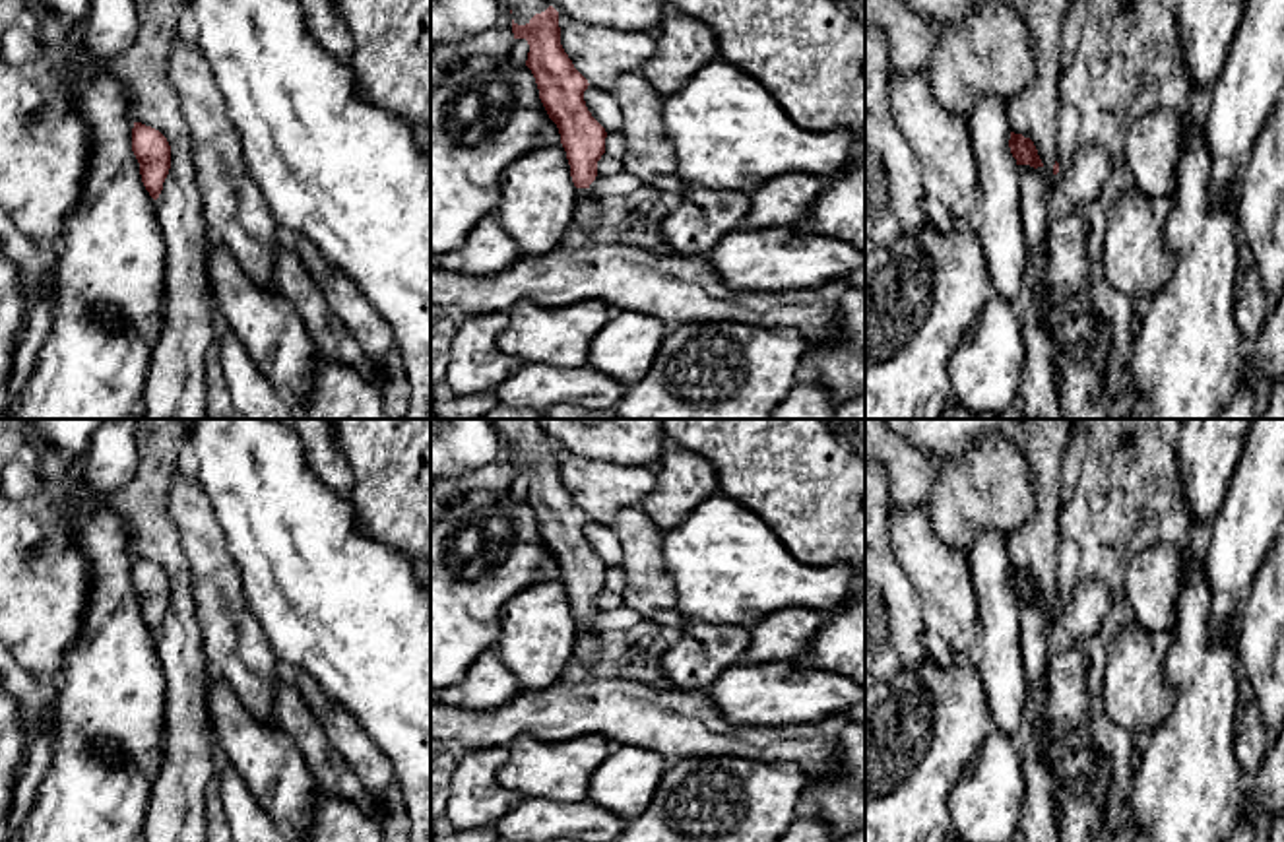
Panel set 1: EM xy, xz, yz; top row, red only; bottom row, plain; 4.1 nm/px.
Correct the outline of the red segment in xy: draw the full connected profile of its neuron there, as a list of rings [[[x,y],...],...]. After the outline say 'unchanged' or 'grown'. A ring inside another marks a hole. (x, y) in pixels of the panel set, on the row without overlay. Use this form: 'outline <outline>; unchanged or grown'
outline [[[134,557],[132,586],[140,598],[145,625],[157,634],[171,603],[171,580],[167,572],[151,561]]]; unchanged

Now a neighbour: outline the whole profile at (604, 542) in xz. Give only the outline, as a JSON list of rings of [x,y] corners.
[[[588,520],[584,535],[592,551],[605,563],[607,568],[621,565],[623,549],[613,528]]]

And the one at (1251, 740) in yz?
[[[1239,671],[1239,706],[1236,712],[1234,747],[1245,780],[1259,774],[1265,753],[1272,745],[1245,671]]]

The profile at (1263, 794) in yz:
[[[1284,726],[1278,739],[1265,753],[1259,774],[1245,780],[1243,805],[1253,815],[1272,819],[1268,842],[1284,842]]]

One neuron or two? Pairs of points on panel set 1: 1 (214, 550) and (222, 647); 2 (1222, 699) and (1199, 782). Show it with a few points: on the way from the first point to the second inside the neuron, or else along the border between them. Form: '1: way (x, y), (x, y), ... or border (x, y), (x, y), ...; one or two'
1: way (214, 573), (222, 623); one
2: way (1201, 720), (1199, 761); one

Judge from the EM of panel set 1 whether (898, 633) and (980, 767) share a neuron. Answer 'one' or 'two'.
two

